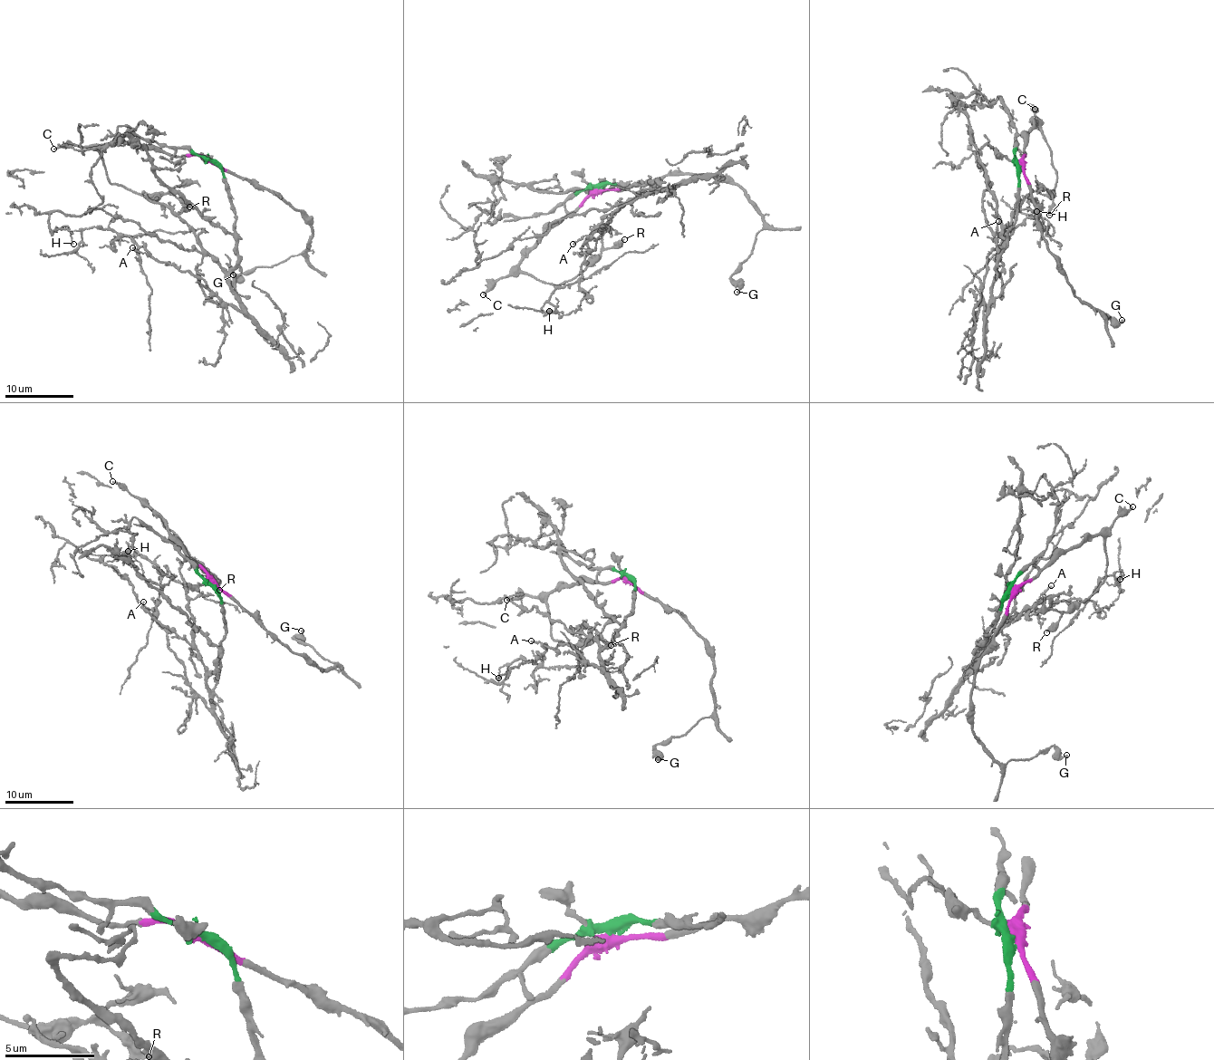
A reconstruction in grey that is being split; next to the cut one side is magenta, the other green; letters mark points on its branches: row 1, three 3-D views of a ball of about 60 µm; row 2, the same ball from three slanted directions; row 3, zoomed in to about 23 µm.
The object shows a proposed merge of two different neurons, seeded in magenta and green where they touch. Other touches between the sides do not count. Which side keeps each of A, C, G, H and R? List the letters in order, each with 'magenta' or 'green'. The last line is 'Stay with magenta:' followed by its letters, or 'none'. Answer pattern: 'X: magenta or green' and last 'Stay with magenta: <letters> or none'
A: green
C: magenta
G: magenta
H: green
R: magenta
Stay with magenta: C, G, R

